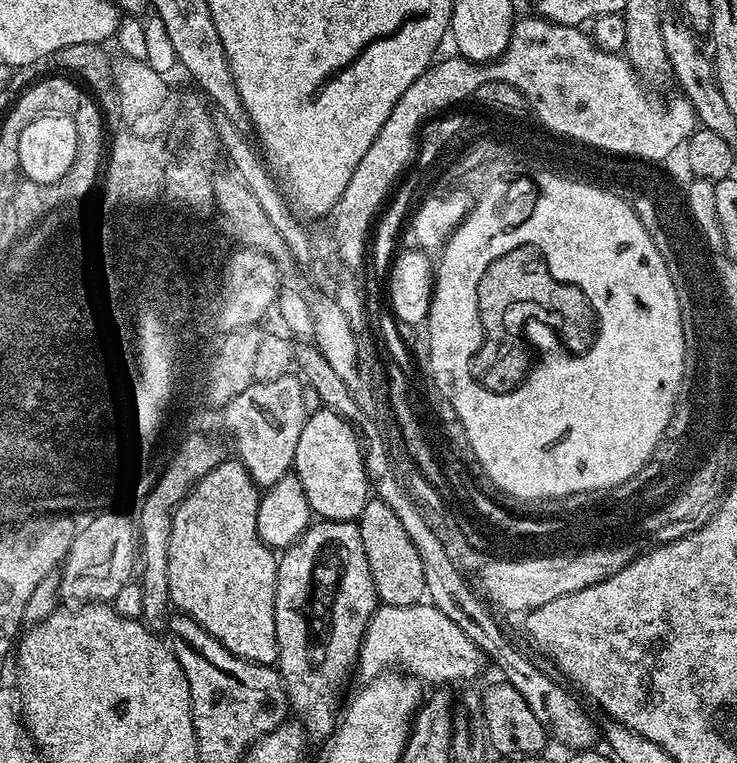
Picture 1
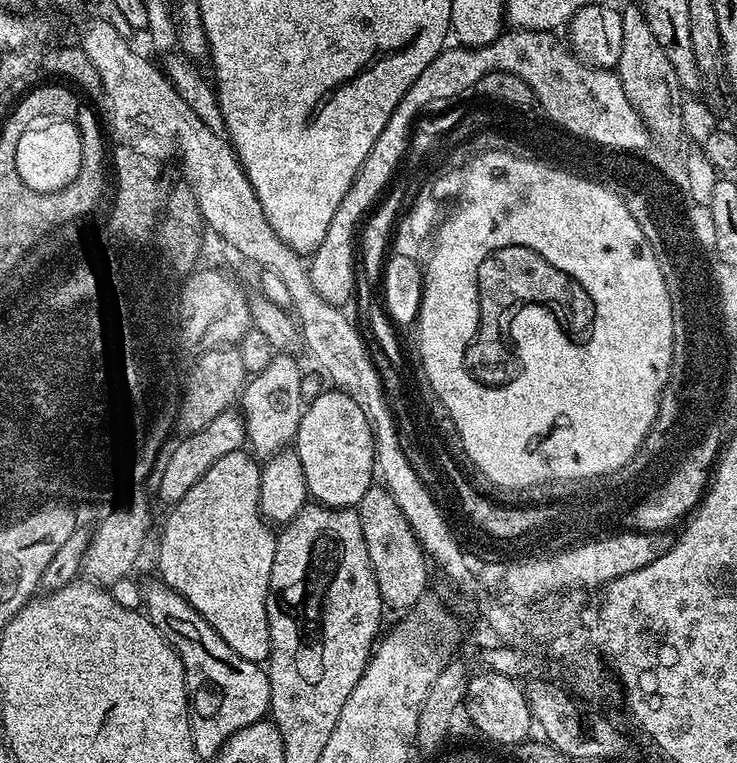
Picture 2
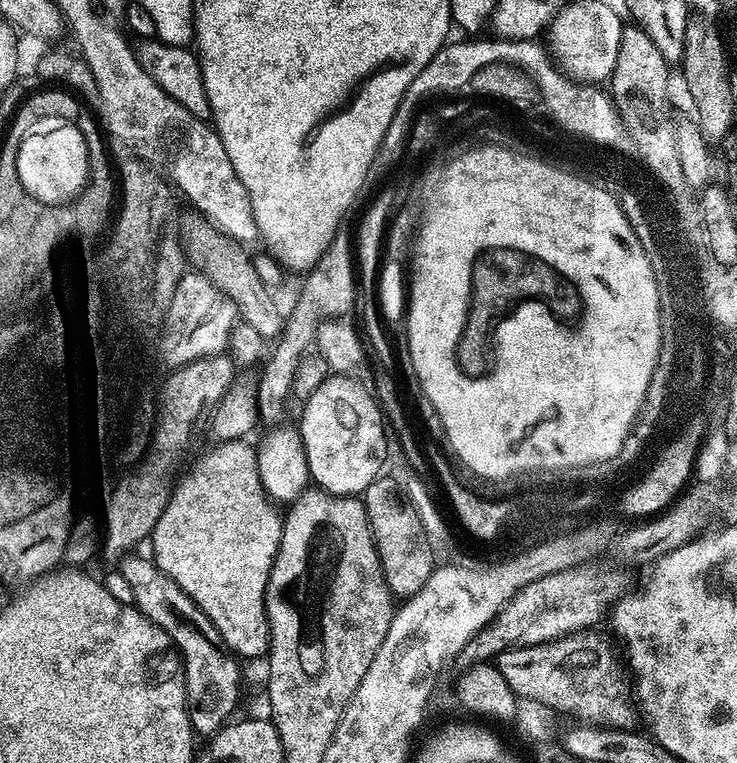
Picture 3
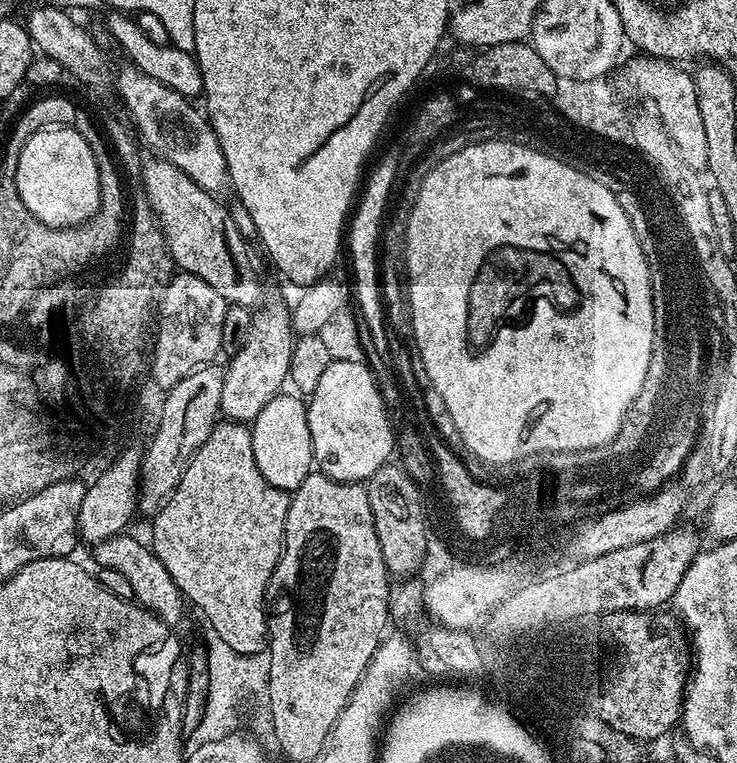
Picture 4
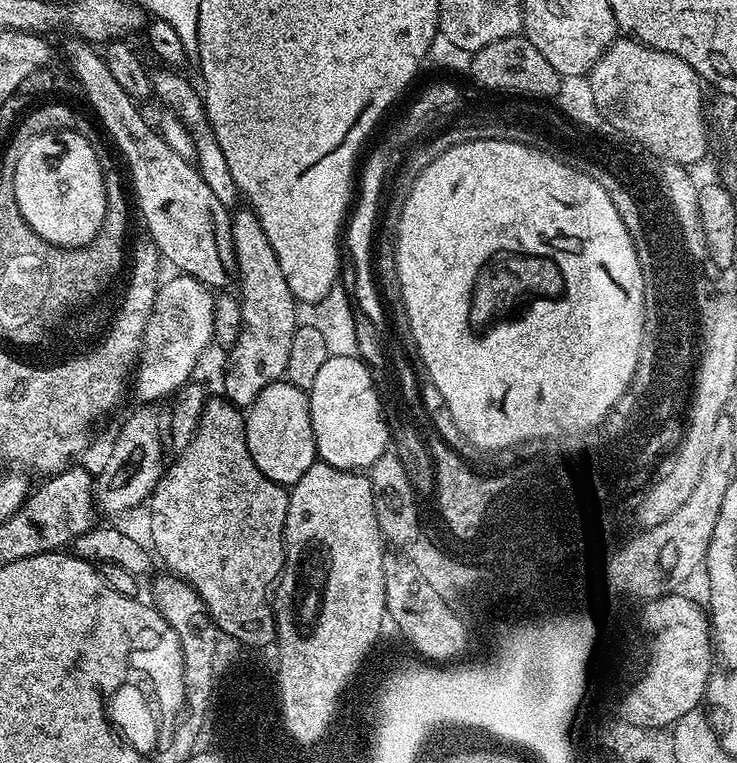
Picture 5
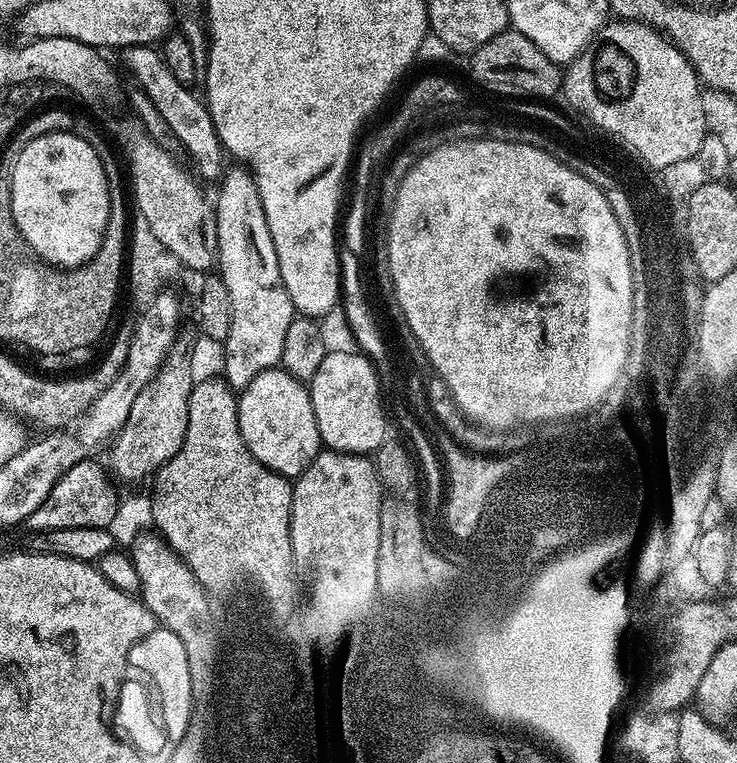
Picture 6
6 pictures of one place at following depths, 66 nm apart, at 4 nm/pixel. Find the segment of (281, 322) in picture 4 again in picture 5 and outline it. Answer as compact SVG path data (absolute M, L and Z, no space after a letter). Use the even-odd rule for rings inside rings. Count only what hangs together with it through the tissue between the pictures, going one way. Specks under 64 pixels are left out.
M251 210L243 211L231 217L242 326L238 340L227 353L228 369L224 372L222 396L237 408L247 410L263 388L284 376L286 358L290 358L290 338L294 338L298 323L298 301L290 286L286 286L286 274L282 274L282 266L278 266L274 246L270 246L260 219Z

